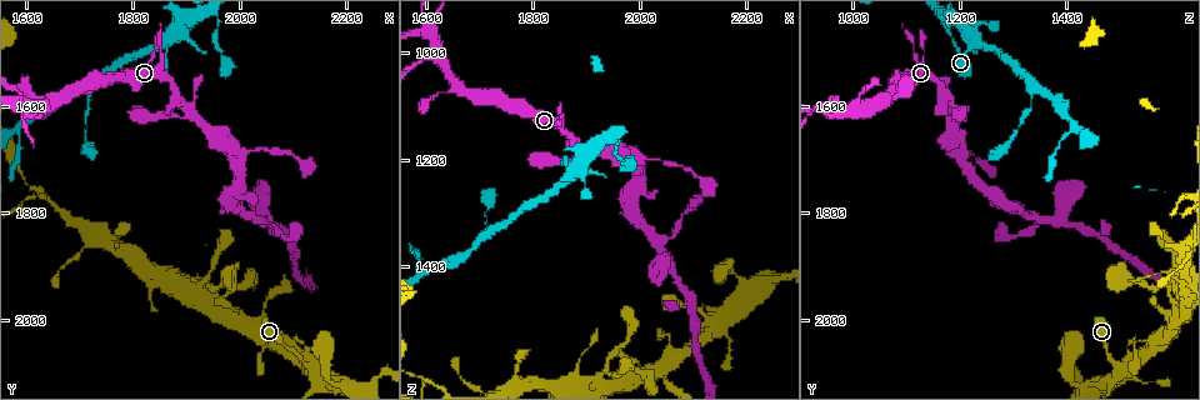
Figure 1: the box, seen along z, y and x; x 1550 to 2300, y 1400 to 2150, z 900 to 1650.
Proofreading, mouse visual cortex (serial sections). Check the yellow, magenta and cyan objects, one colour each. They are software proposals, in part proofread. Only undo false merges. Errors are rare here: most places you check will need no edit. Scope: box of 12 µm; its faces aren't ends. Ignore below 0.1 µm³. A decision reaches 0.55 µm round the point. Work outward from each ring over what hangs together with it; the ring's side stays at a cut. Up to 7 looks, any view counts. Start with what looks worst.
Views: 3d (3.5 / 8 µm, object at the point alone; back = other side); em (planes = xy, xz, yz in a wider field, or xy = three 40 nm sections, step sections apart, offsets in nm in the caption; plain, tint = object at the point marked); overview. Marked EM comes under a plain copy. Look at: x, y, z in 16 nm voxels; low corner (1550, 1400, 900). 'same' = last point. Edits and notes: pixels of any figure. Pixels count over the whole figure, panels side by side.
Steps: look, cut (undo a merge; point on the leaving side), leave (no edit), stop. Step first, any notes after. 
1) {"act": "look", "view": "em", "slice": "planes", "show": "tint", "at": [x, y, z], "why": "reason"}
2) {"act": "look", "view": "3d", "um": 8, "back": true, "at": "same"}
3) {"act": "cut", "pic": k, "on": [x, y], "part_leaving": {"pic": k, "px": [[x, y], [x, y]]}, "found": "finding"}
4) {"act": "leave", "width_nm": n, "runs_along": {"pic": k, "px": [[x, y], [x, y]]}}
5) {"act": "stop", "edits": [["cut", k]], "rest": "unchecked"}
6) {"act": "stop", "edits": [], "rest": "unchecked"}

{"act": "look", "view": "3d", "um": 8, "at": [1720, 1560, 1335], "why": "three arms meet"}

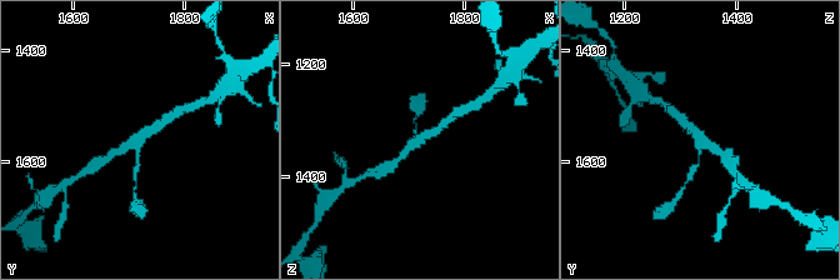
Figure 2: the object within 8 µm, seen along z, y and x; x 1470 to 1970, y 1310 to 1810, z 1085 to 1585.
{"act": "look", "view": "3d", "um": 3.5, "at": [1715, 1555, 1340], "why": "zoom in"}

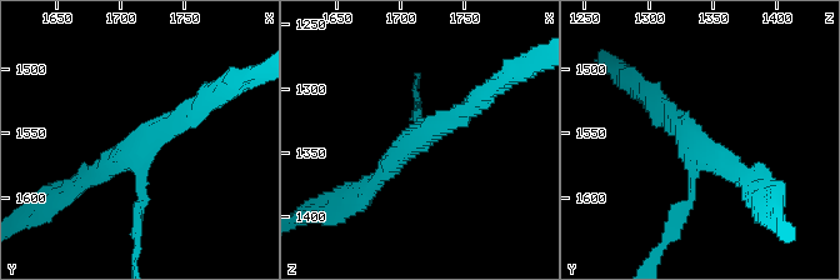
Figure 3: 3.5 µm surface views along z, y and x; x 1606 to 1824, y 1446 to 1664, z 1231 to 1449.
{"act": "look", "view": "em", "slice": "xy", "step": 5, "show": "tint", "at": [1718, 1560, 1332], "arms": 3, "arm_widths_nm": [100, 250, 250], "why": "need the tissue"}

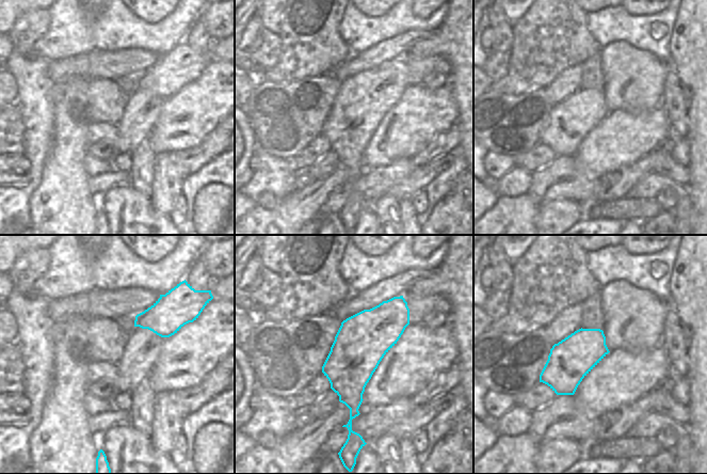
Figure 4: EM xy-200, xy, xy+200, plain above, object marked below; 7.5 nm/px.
{"act": "leave", "width_nm": 400, "runs_along": {"pic": 4, "px": [[397, 299], [353, 358], [349, 425]]}, "found": "continuous, no second cell"}

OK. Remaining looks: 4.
{"act": "look", "view": "3d", "um": 3.5, "at": [1990, 1685, 1195], "why": "three arms meet"}

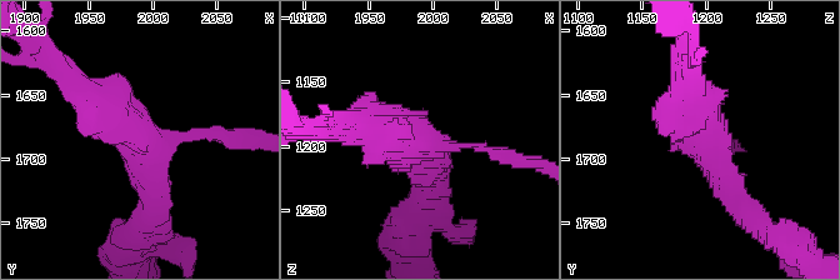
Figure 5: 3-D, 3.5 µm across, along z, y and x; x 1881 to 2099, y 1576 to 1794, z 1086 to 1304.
{"act": "look", "view": "em", "slice": "planes", "show": "tint", "at": [1992, 1688, 1198]}

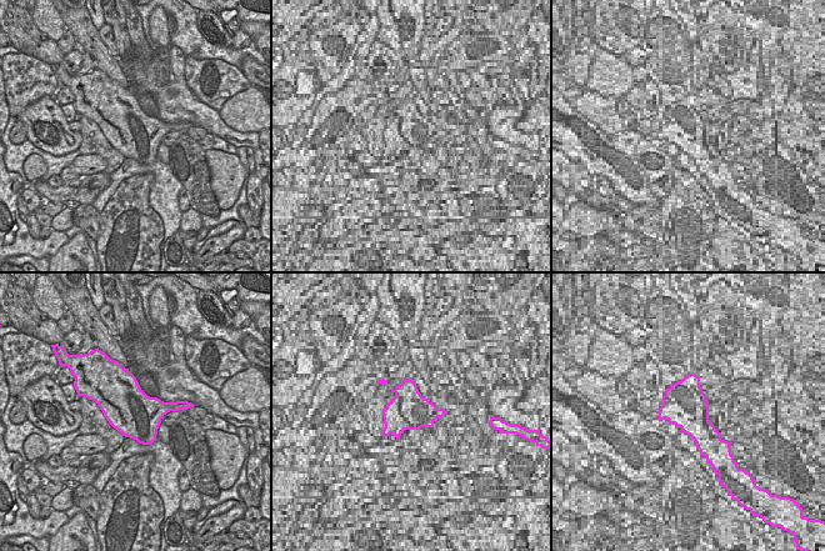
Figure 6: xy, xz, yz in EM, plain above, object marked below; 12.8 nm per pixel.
{"act": "leave", "arms": 3, "runs_along": {"pic": 5, "px": [[81, 88], [139, 138], [146, 214]]}, "found": "all the same cell"}

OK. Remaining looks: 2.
{"act": "look", "view": "3d", "um": 3.5, "at": [1600, 1605, 960], "why": "small branch off a trunk"}

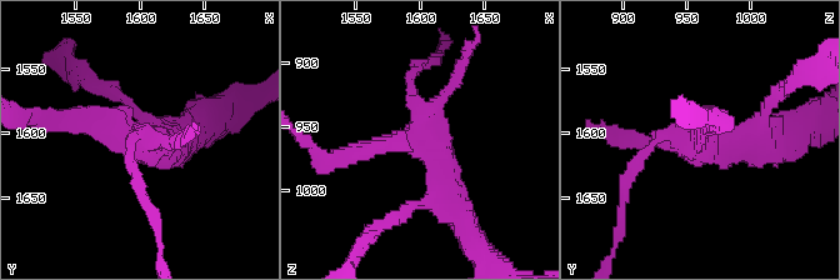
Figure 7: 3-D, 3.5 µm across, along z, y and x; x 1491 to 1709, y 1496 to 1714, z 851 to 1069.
{"act": "leave", "arm_widths_nm": [150, 150, 250, 400], "runs_along": {"pic": 7, "px": [[454, 209], [411, 96], [415, 70]]}, "found": "all the same cell"}

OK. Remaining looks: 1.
{"act": "stop", "edits": [], "rest": "unchecked"}

